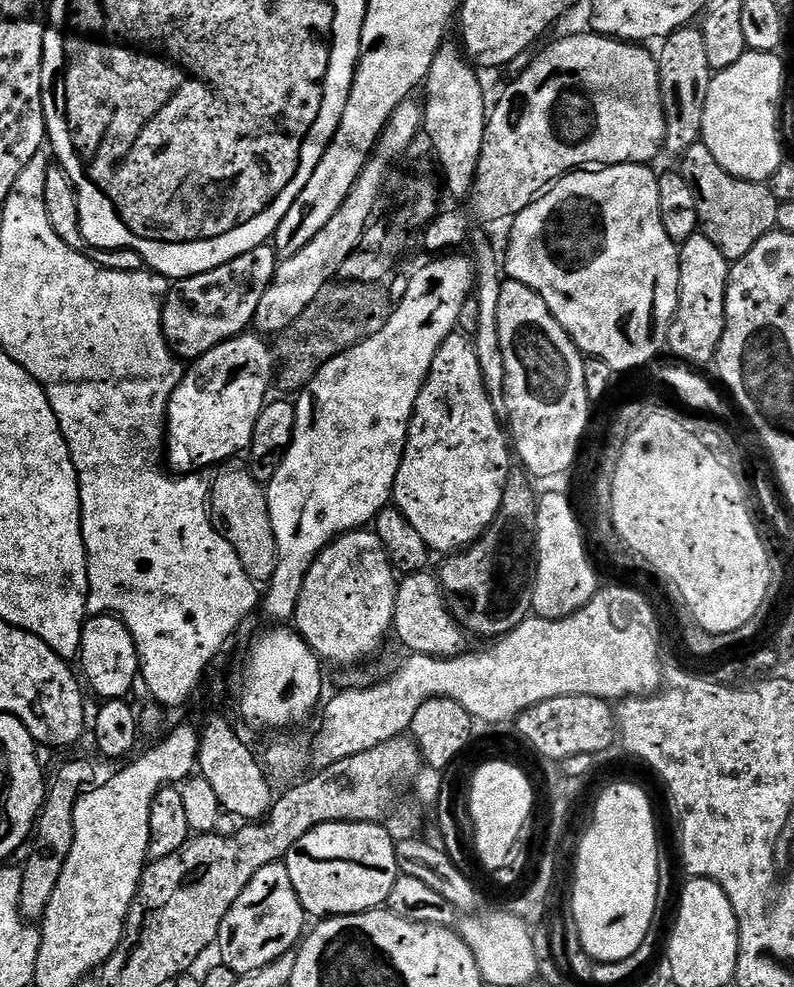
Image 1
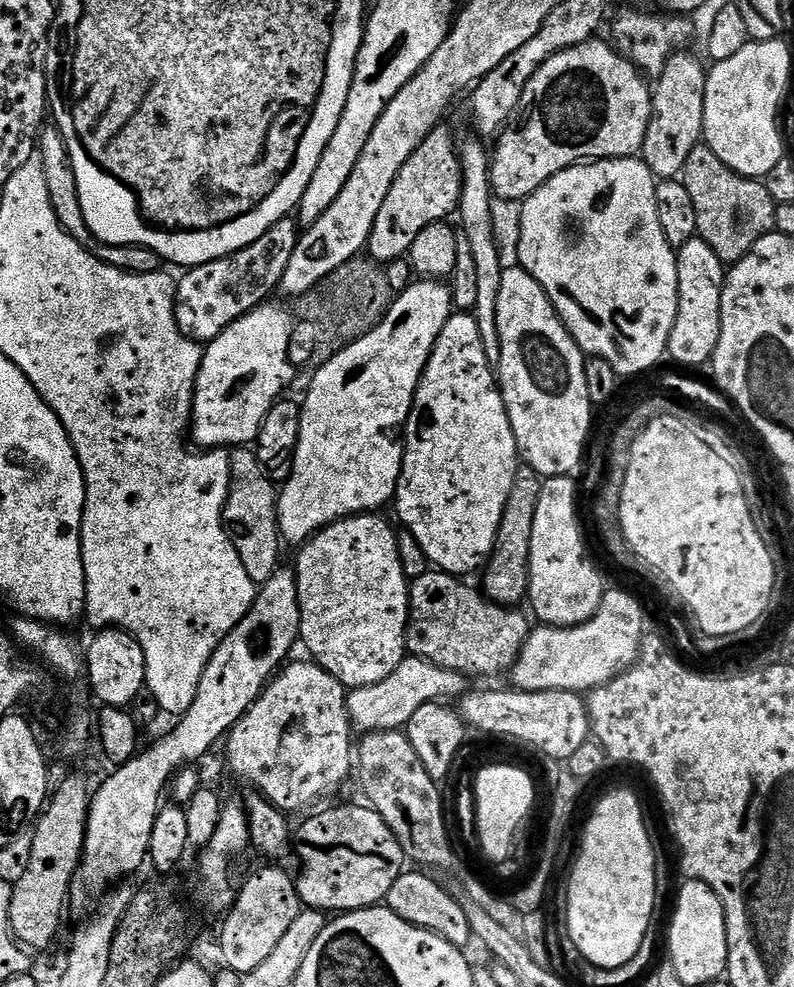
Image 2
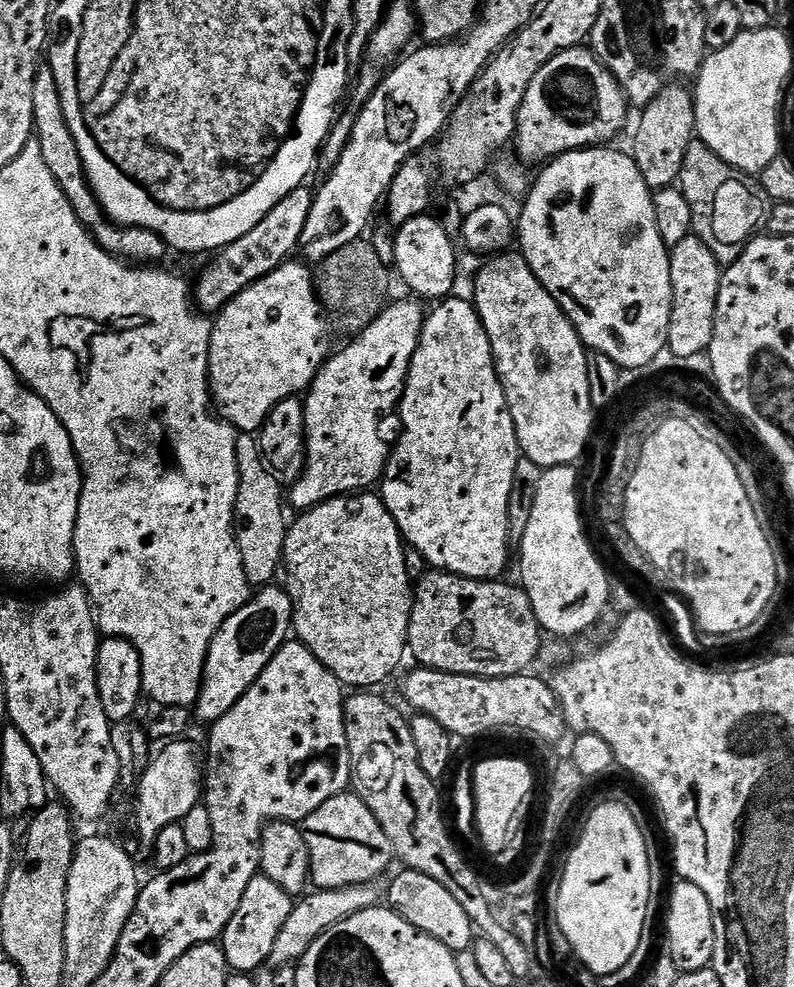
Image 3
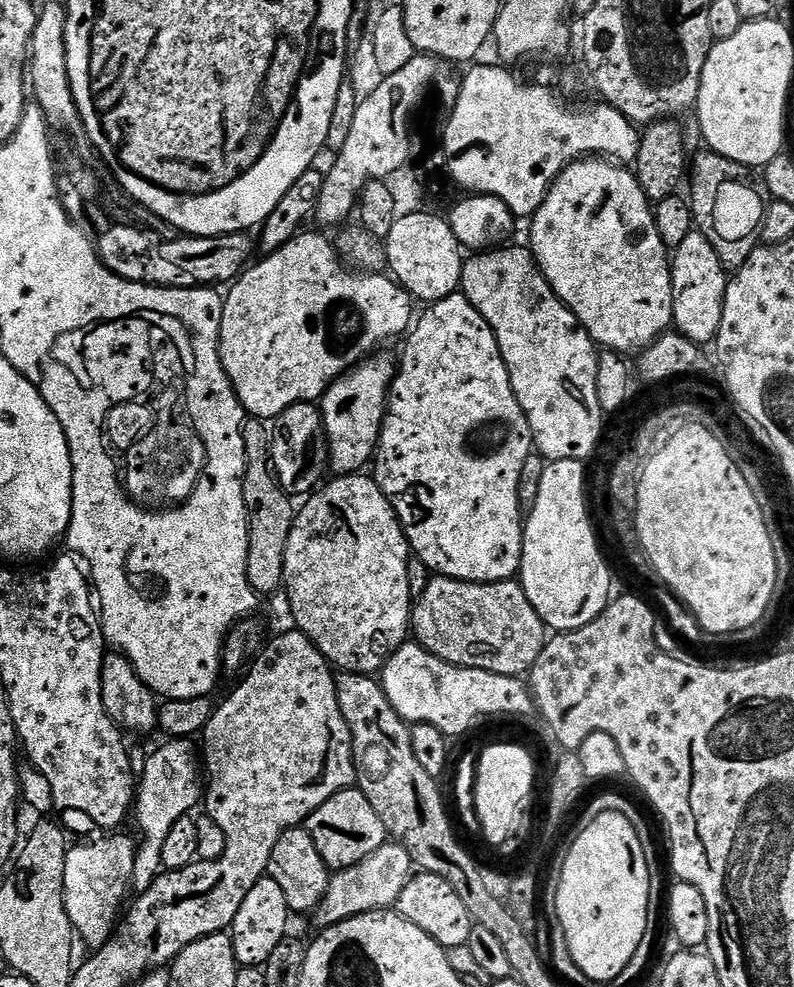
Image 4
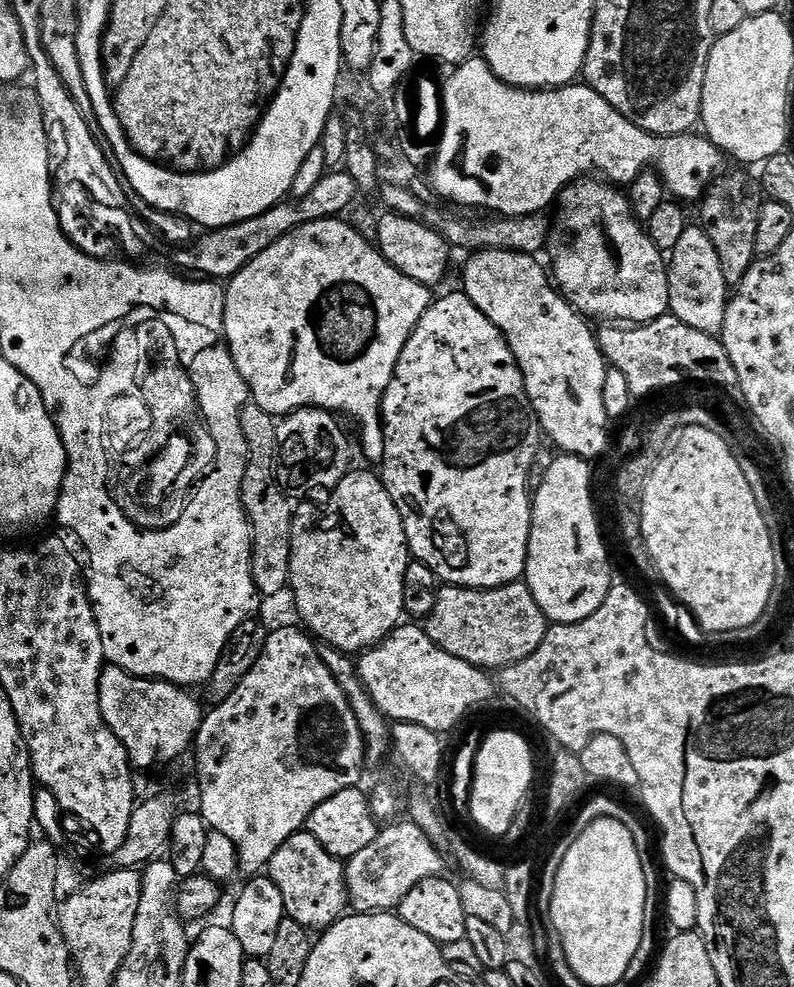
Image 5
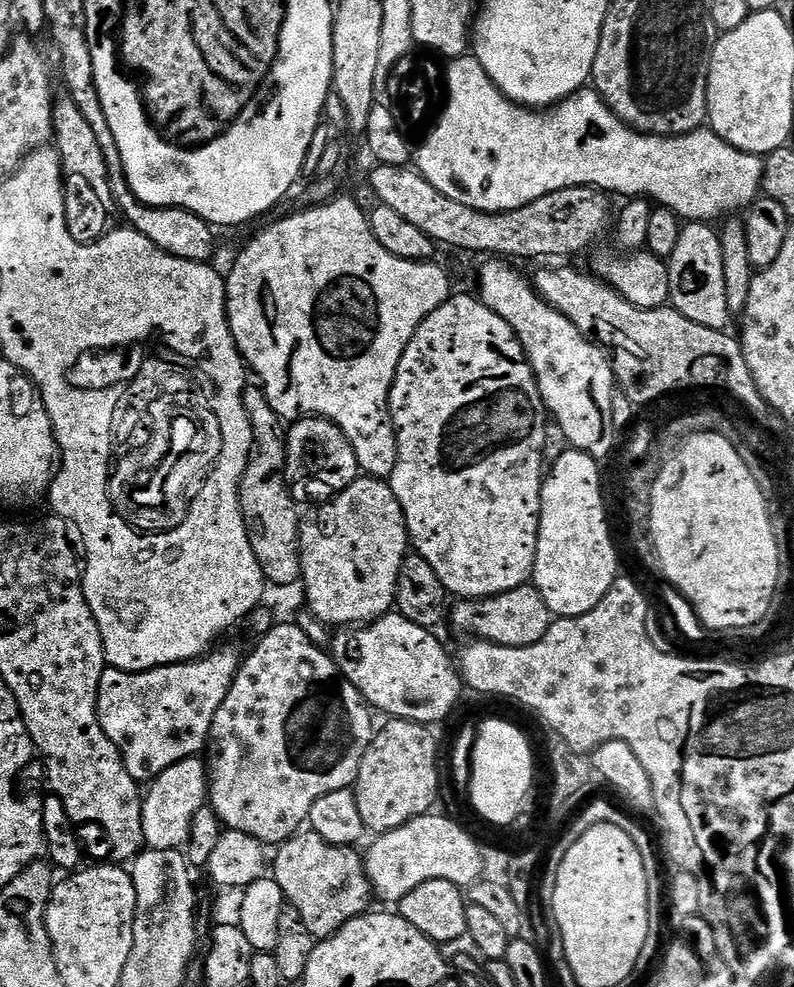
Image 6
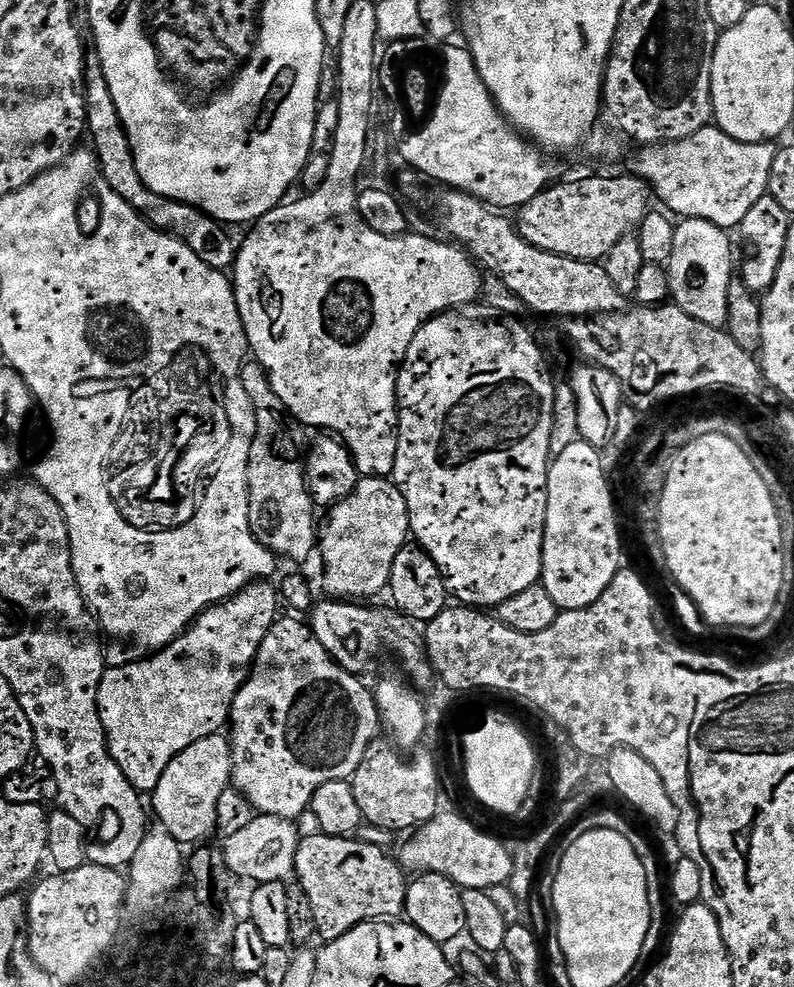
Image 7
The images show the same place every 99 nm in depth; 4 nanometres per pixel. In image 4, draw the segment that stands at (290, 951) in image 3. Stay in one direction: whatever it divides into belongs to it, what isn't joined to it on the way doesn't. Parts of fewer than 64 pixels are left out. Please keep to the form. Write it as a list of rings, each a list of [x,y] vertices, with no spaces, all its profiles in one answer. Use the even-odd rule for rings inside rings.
[[[386,842],[362,862],[335,871],[329,877],[327,892],[314,913],[317,929],[323,930],[367,912],[383,911],[393,907],[402,892],[402,887],[412,875],[413,868],[409,852],[402,844]]]

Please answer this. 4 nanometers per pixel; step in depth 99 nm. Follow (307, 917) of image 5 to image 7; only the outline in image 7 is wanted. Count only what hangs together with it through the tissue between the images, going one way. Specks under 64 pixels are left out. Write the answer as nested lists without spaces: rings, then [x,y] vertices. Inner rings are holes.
[[[305,835],[300,841],[294,880],[310,898],[321,941],[337,940],[354,926],[371,920],[384,922],[403,913],[410,880],[392,852],[359,838],[315,835]]]

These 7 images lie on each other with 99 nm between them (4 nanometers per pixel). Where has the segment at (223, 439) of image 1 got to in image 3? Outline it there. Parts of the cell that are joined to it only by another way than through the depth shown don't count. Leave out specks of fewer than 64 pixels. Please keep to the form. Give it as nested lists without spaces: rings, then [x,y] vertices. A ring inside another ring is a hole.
[[[299,262],[300,264],[292,263],[280,264],[270,274],[266,274],[266,278],[262,278],[258,283],[251,284],[246,290],[242,290],[242,294],[235,296],[225,308],[220,309],[212,325],[212,337],[210,338],[210,350],[208,351],[208,387],[212,389],[212,403],[220,419],[225,424],[232,425],[240,434],[259,433],[261,426],[270,414],[270,410],[274,410],[274,406],[278,406],[278,402],[291,400],[307,393],[308,389],[312,387],[312,379],[320,373],[320,369],[324,367],[324,361],[328,359],[333,351],[332,340],[328,337],[330,320],[326,315],[324,305],[320,302],[320,297],[316,294],[313,269],[304,262]]]

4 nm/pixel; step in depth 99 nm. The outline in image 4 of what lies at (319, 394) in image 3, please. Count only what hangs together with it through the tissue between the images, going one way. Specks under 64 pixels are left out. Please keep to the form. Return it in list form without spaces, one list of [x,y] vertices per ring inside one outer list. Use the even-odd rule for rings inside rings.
[[[376,354],[339,376],[318,401],[328,435],[328,462],[336,474],[356,474],[369,467],[380,443],[380,427],[384,424],[388,389],[396,377],[397,361],[385,354]]]

